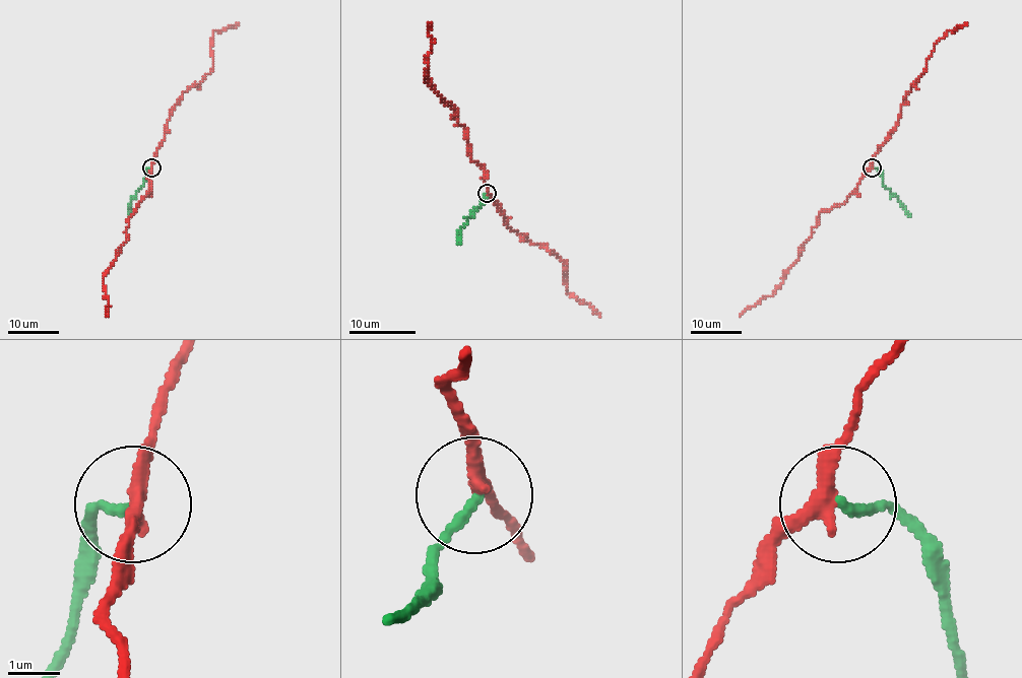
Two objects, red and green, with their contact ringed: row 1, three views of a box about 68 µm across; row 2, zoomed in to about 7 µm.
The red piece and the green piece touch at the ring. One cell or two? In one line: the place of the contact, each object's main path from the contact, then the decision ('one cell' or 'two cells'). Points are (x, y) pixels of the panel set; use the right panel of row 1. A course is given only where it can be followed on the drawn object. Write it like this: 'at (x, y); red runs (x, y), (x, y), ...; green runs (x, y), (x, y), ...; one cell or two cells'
at (872, 167); red runs (872, 167), (842, 203), (819, 213), (818, 222), (803, 246), (799, 258), (771, 295), (762, 297), (741, 316); green runs (872, 167), (880, 172), (885, 187), (910, 217); two cells

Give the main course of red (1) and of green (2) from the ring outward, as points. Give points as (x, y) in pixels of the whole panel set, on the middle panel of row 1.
1: (488, 194), (483, 166), (469, 155), (466, 131), (456, 124), (456, 111), (425, 79), (430, 23)
2: (487, 194), (460, 228), (460, 243)

